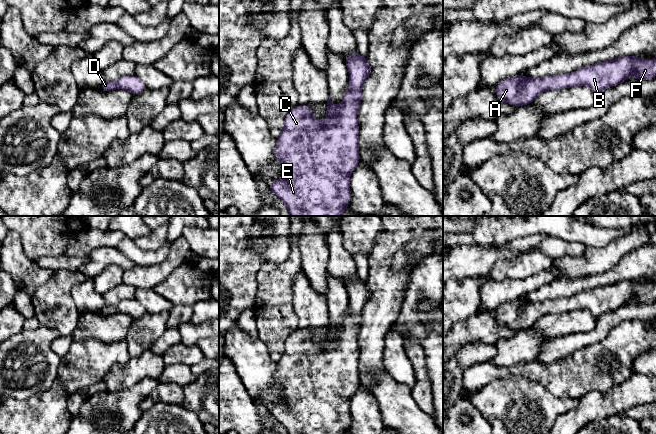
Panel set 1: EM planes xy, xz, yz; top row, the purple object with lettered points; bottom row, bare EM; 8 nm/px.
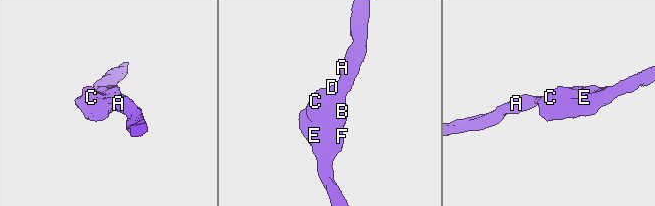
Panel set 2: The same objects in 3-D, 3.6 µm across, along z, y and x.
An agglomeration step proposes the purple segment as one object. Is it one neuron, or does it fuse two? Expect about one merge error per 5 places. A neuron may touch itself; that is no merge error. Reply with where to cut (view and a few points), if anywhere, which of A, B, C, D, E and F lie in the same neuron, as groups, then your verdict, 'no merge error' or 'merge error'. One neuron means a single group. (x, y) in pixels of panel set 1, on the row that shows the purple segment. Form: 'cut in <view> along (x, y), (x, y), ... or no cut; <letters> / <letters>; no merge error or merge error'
no cut; A B C D E F; no merge error

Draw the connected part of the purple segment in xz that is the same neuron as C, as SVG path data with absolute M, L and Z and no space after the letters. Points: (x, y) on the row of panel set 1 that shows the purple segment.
M358 51L347 56L345 63L349 70L349 87L340 105L333 106L333 100L329 98L323 122L313 118L309 106L296 105L285 116L284 129L277 138L274 153L282 164L284 179L271 182L269 188L284 203L290 216L341 216L351 200L349 176L360 161L357 112L362 101L362 88L372 67L367 57L363 57Z

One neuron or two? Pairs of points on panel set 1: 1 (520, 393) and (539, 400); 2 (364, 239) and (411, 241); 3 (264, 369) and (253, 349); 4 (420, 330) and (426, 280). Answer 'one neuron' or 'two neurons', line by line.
1: one neuron
2: two neurons
3: one neuron
4: one neuron

